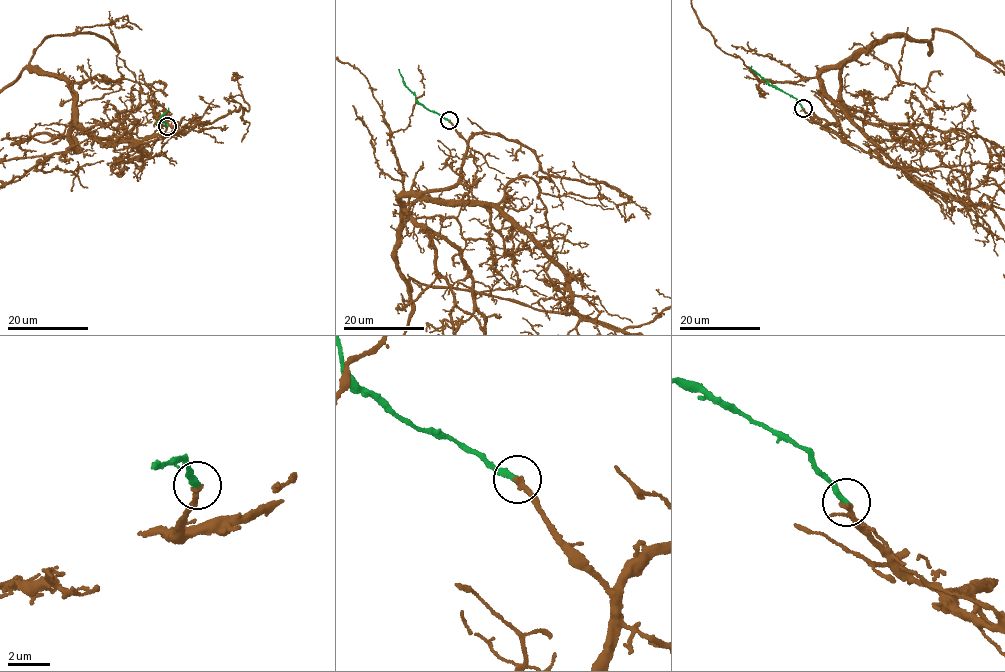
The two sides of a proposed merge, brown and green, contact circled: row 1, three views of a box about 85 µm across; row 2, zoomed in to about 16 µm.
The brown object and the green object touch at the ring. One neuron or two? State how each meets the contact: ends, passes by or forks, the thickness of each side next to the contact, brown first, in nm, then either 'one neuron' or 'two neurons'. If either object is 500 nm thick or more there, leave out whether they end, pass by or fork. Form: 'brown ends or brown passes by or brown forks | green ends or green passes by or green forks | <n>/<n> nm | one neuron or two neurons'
brown ends | green ends | 260/320 nm | one neuron

